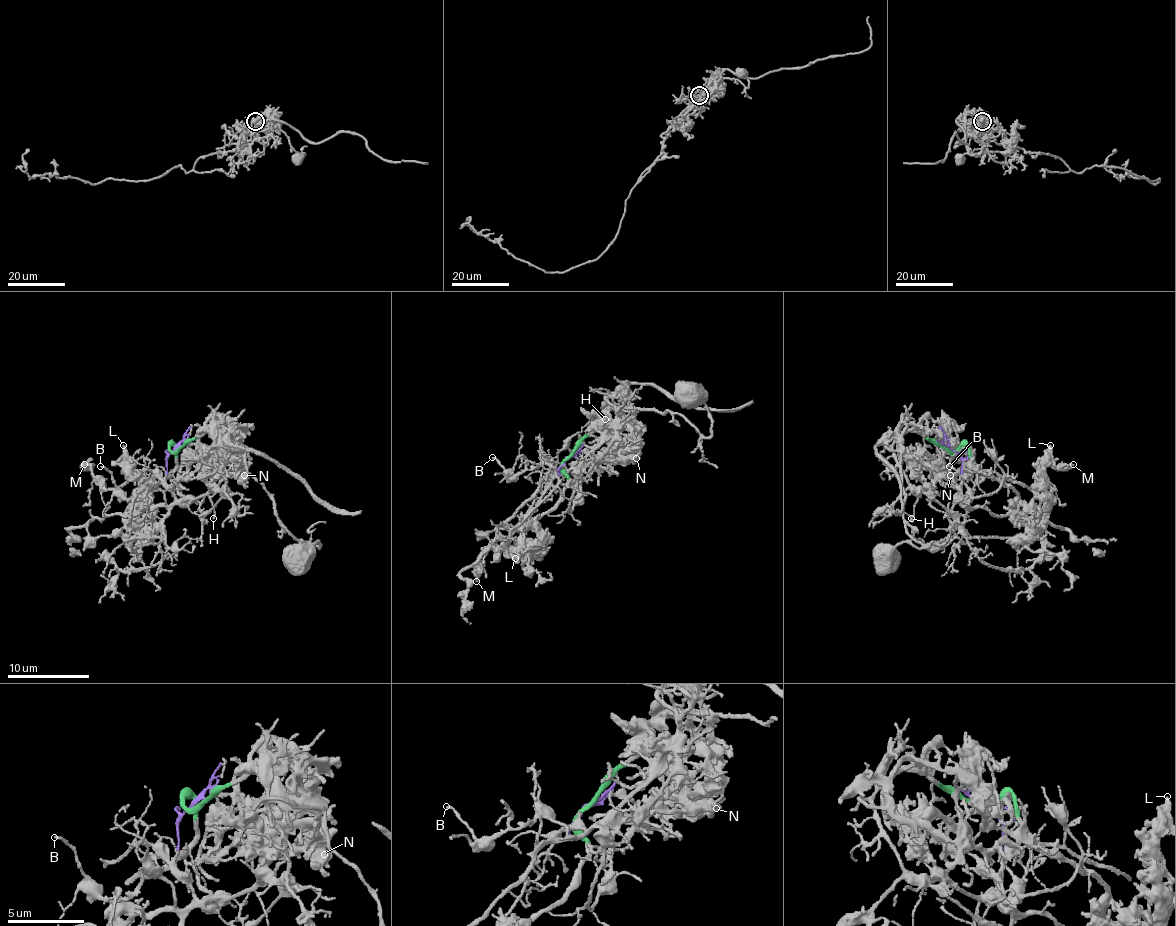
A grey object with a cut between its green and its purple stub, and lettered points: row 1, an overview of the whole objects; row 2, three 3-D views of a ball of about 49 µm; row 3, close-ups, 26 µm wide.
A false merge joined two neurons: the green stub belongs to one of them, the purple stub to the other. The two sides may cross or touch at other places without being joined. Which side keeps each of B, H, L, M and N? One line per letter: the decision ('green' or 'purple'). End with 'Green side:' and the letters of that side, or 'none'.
B: purple
H: purple
L: green
M: purple
N: green
Green side: L, N

